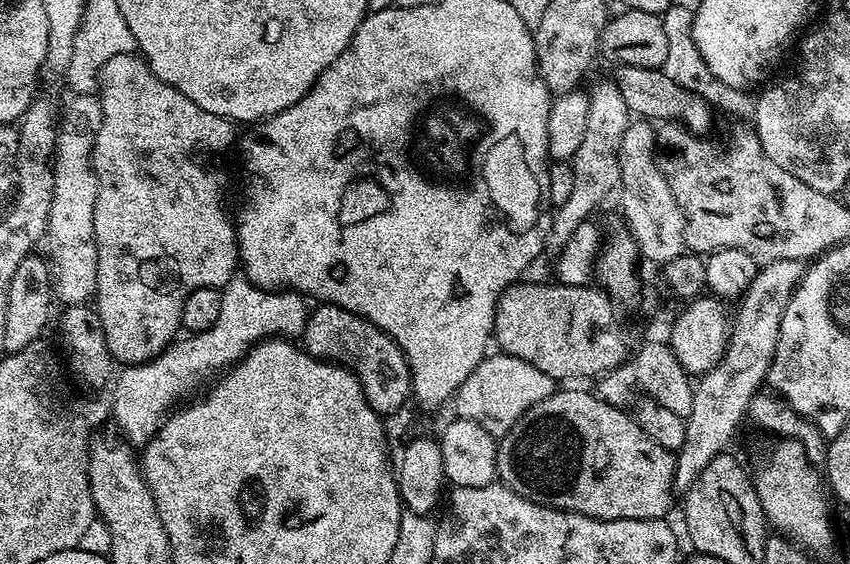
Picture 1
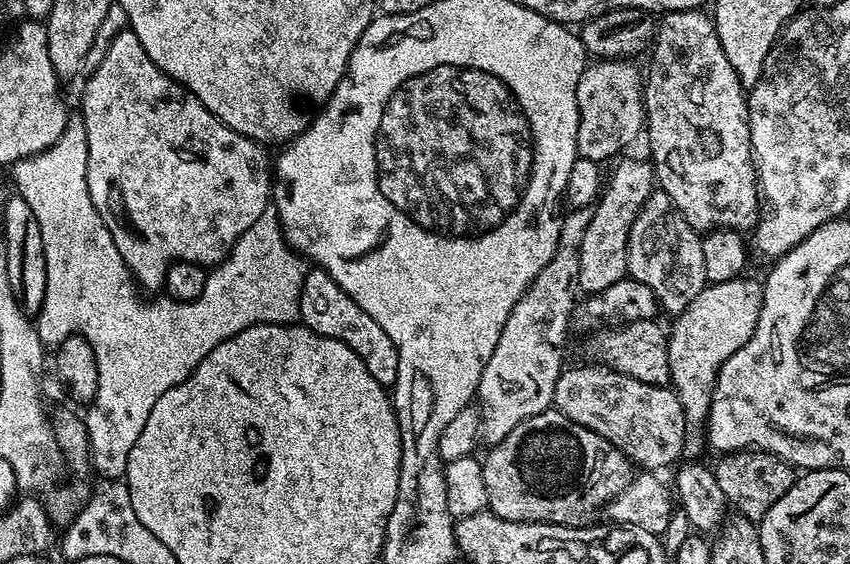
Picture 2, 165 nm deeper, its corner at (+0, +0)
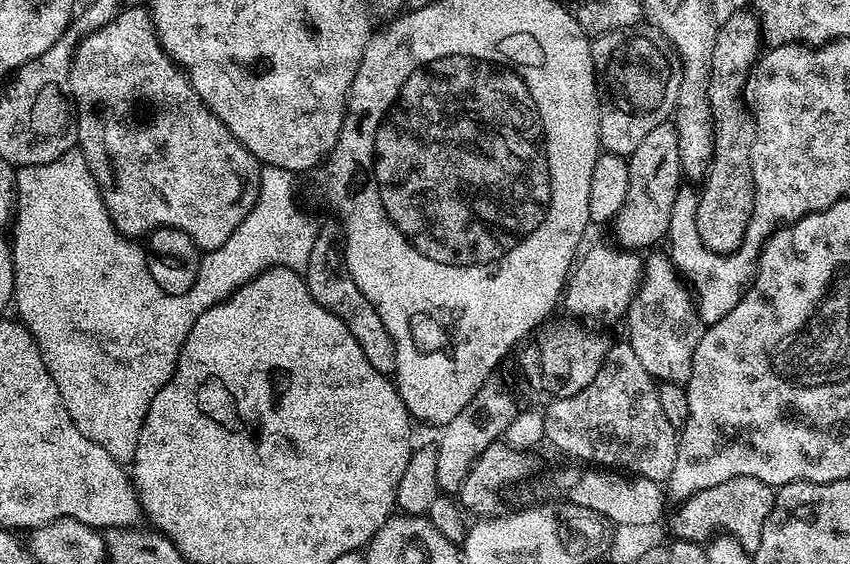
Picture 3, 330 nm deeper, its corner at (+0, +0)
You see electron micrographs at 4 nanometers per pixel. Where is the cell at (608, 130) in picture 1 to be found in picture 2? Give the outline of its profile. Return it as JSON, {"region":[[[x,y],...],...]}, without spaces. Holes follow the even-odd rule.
{"region":[[[572,208],[569,213],[568,217],[563,217],[560,225],[560,237],[554,250],[554,258],[550,258],[550,262],[542,266],[538,278],[534,278],[532,285],[524,291],[522,298],[514,306],[510,318],[506,318],[506,326],[502,326],[498,346],[494,346],[494,354],[490,354],[486,370],[482,370],[475,399],[478,401],[480,413],[479,439],[483,443],[485,440],[485,445],[502,442],[502,438],[506,438],[506,434],[510,434],[514,426],[553,407],[554,386],[566,367],[564,339],[568,336],[568,319],[571,316],[573,319],[574,309],[578,304],[576,296],[578,297],[580,287],[580,247],[586,234],[586,226],[590,226],[593,209]]]}

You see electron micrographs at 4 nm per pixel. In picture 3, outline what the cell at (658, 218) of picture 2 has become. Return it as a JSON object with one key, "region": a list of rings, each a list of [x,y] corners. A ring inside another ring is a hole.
{"region":[[[653,251],[651,253],[653,256],[649,260],[645,259],[642,264],[642,283],[639,285],[638,295],[634,300],[636,316],[632,317],[628,324],[629,337],[627,336],[627,339],[631,343],[638,362],[642,362],[645,371],[653,380],[684,386],[692,376],[692,355],[700,341],[702,321],[697,301],[686,287],[685,281],[678,275],[671,259],[663,251],[662,253],[655,252]]]}

